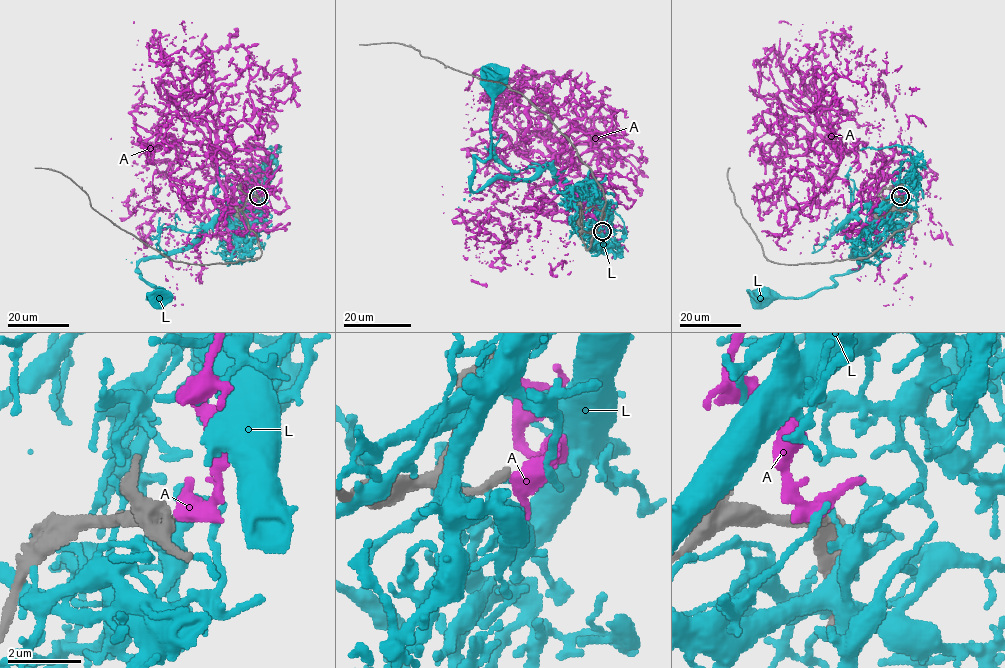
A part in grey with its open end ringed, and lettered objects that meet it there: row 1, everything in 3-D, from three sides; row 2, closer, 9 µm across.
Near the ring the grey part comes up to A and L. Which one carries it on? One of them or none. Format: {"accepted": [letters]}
{"accepted": []}

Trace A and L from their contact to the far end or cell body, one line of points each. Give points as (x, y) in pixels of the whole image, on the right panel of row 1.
A: (901, 196), (888, 177), (872, 198), (852, 150), (799, 126), (770, 148), (768, 208), (799, 253)
L: (902, 196), (902, 203), (864, 208), (843, 226), (861, 266), (800, 297), (764, 295)

